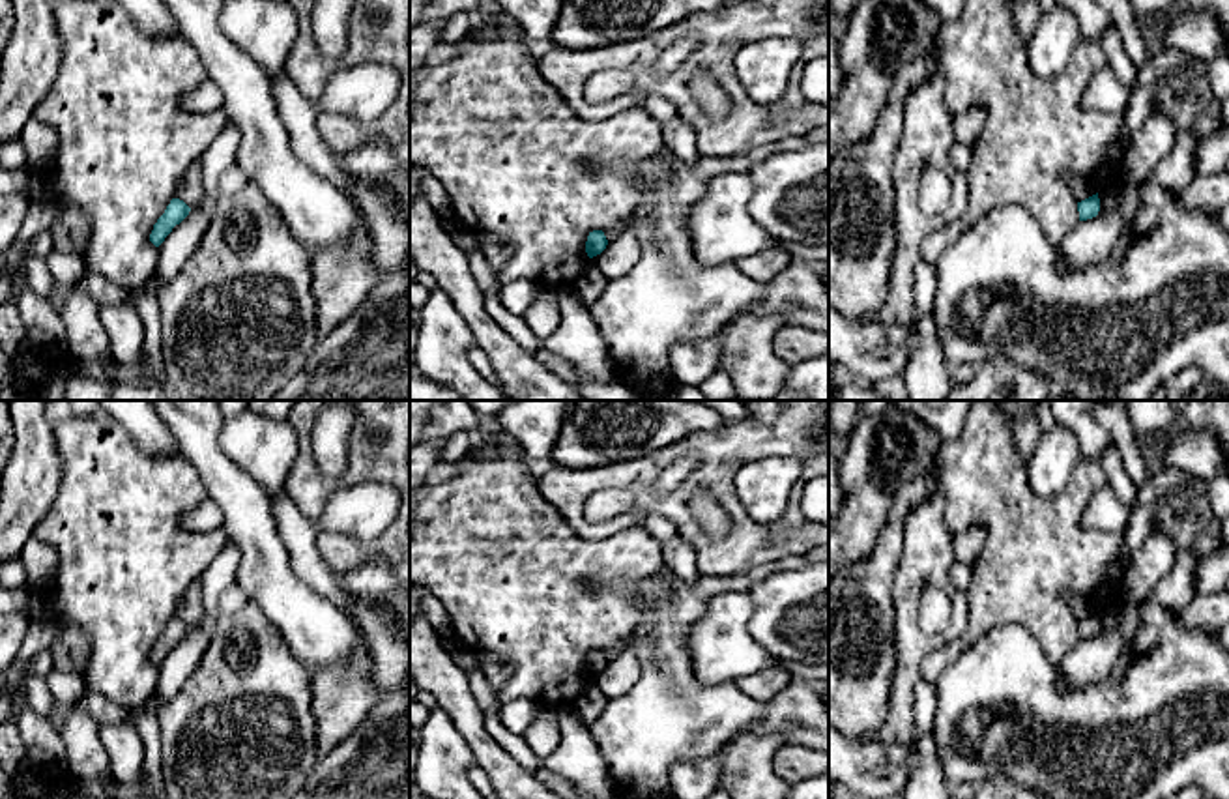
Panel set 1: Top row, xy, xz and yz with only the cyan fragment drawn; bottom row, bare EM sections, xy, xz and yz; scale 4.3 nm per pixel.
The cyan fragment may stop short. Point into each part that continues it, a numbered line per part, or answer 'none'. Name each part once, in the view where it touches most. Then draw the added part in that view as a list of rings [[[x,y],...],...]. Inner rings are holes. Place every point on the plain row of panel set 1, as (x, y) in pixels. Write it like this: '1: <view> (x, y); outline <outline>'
none

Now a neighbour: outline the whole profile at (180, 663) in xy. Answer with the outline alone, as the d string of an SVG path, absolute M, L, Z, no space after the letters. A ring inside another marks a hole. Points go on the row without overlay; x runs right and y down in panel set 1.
M228 541L200 574L204 617L196 627L191 627L189 634L176 644L159 664L159 677L153 692L159 705L170 702L198 666L219 616L219 597L228 586L236 584L238 563L238 546Z

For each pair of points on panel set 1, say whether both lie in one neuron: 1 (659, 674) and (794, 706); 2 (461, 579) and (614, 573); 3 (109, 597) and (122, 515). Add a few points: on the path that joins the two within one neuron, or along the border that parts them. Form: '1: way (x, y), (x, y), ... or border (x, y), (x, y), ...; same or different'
1: way (693, 708), (696, 711), (760, 711); same
2: way (498, 577), (577, 575); same
3: way (120, 577), (122, 536); same

